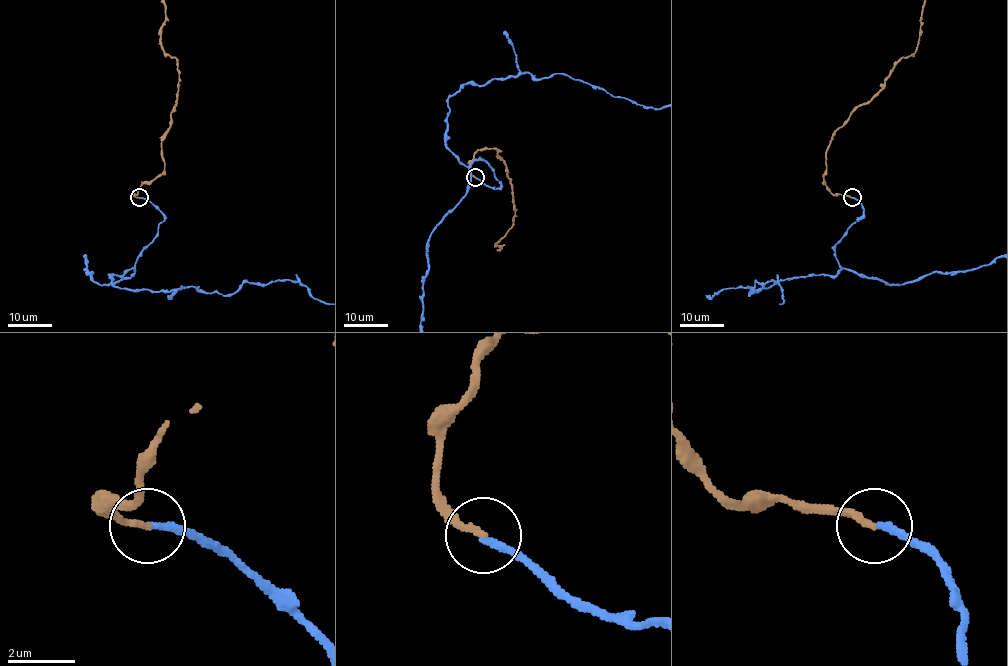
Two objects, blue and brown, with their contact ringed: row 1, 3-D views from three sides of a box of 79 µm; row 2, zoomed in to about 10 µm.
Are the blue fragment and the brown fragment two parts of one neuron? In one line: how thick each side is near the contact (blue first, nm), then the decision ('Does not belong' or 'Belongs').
Thickness 200 nm (blue) against 200 nm. Belongs

